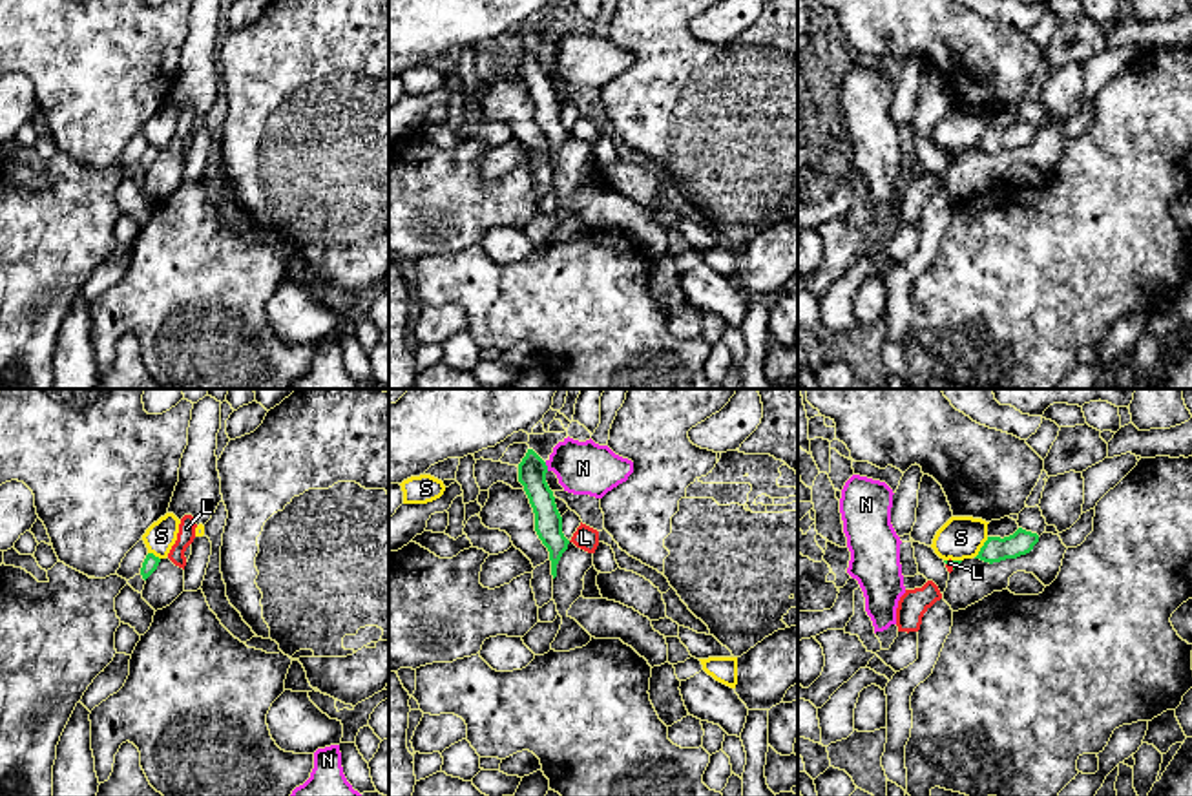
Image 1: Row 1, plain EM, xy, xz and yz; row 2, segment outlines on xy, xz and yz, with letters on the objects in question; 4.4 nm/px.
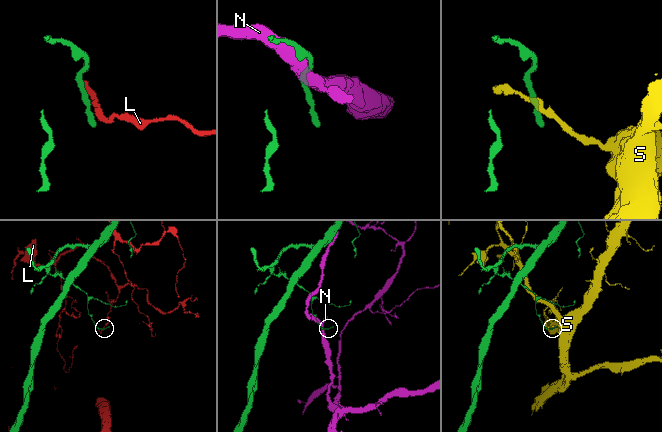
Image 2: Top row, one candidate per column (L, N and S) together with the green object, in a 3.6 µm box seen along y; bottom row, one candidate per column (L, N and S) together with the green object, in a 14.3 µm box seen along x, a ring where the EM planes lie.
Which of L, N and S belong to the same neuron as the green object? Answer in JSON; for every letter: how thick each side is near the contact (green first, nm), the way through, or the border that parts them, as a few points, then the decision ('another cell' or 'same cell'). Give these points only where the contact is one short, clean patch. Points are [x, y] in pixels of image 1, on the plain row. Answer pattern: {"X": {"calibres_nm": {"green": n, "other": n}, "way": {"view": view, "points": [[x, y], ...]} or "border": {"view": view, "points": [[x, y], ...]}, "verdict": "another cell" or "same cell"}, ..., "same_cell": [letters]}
{"L": {"calibres_nm": {"green": 30, "other": 30}, "verdict": "another cell"}, "N": {"calibres_nm": {"green": 130, "other": 240}, "verdict": "another cell"}, "S": {"calibres_nm": {"green": 110, "other": 190}, "border": {"view": "yz", "points": [[988, 128], [975, 148]]}, "verdict": "another cell"}, "same_cell": []}

